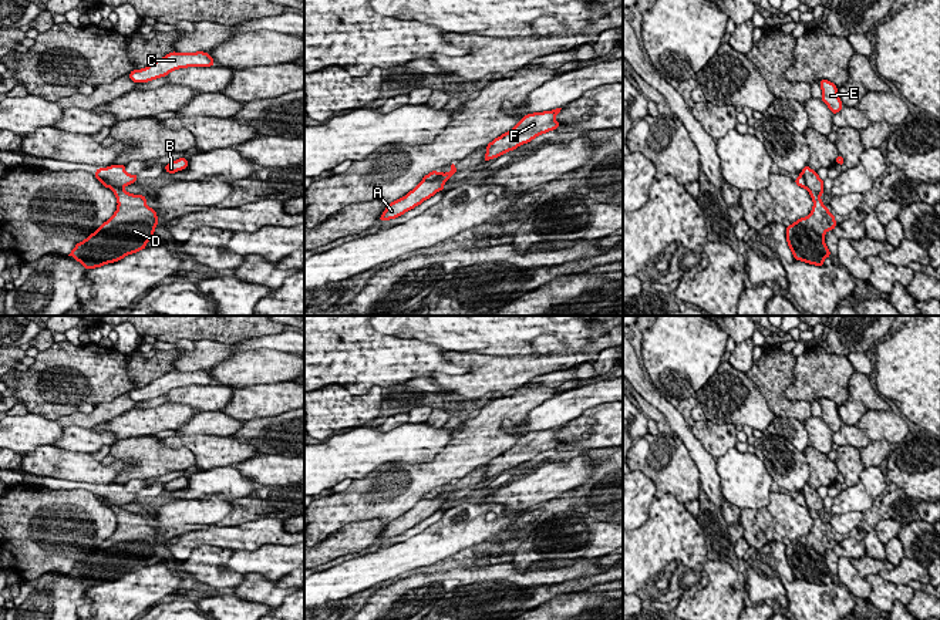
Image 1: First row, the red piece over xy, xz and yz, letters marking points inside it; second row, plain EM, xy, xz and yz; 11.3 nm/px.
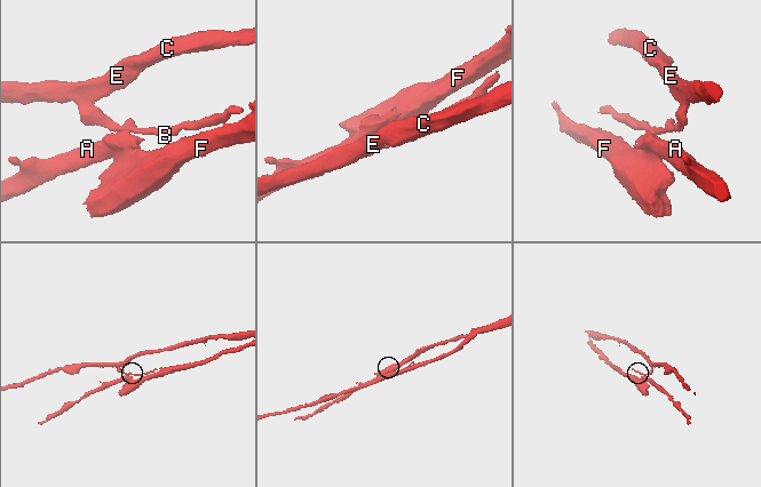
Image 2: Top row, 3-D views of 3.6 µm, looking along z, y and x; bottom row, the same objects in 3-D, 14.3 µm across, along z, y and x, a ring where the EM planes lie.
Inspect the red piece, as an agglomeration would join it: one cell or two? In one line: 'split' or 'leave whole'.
split

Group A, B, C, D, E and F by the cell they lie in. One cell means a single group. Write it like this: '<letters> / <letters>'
A / B C D E F

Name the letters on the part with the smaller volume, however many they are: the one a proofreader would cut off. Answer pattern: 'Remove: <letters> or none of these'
Remove: A

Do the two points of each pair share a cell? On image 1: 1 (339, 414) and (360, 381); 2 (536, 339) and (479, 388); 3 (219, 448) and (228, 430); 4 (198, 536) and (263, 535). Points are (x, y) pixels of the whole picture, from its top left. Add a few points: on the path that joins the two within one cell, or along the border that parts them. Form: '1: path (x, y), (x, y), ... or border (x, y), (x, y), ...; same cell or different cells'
1: border (319, 387), (340, 384), (351, 394), (381, 387); different cells
2: border (555, 349), (546, 353), (528, 353), (522, 356); different cells
3: border (191, 435), (214, 434), (231, 437); different cells
4: path (214, 536), (248, 536); same cell

